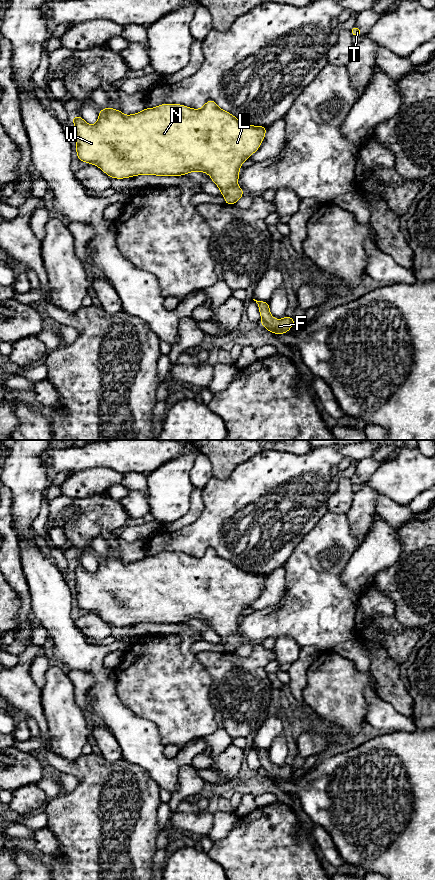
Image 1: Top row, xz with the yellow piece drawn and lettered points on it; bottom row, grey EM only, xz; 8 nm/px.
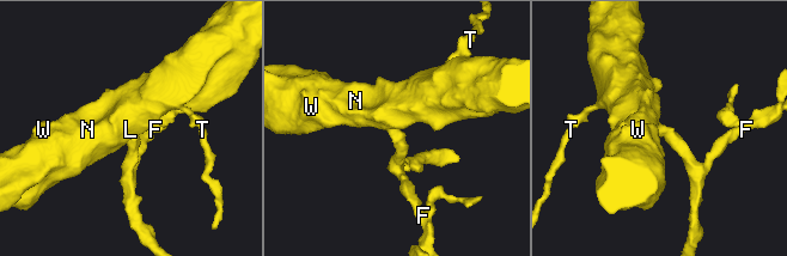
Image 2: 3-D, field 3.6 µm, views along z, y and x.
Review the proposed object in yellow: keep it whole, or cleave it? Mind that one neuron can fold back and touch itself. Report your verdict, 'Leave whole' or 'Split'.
Leave whole

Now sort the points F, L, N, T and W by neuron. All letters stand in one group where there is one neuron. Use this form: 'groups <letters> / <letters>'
groups F L N T W

